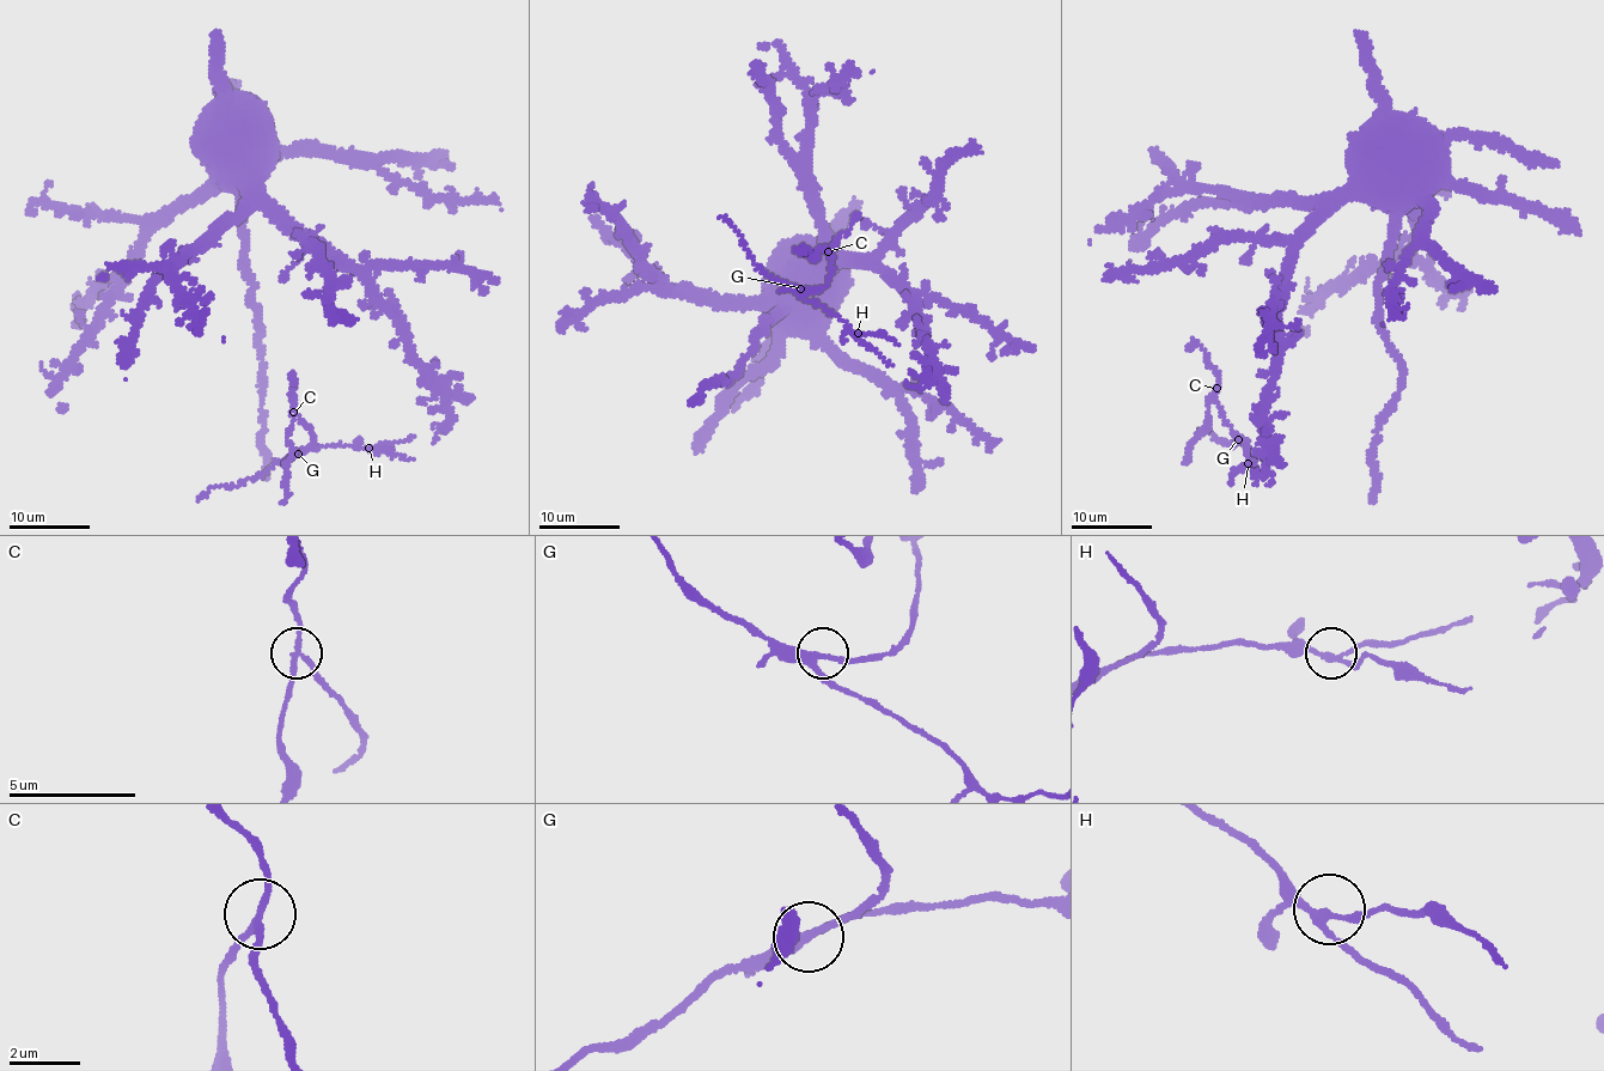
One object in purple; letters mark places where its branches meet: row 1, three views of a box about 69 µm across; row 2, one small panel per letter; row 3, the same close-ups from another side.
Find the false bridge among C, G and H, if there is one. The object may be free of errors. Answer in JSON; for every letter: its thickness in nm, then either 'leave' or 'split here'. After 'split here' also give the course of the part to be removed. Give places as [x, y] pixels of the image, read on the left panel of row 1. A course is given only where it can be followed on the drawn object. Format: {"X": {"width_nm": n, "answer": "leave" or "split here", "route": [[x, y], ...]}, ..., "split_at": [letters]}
{"C": {"width_nm": 170, "answer": "split here", "route": [[294, 412], [288, 431], [287, 497], [282, 504]]}, "G": {"width_nm": 240, "answer": "leave"}, "H": {"width_nm": 180, "answer": "leave"}, "split_at": ["C"]}

